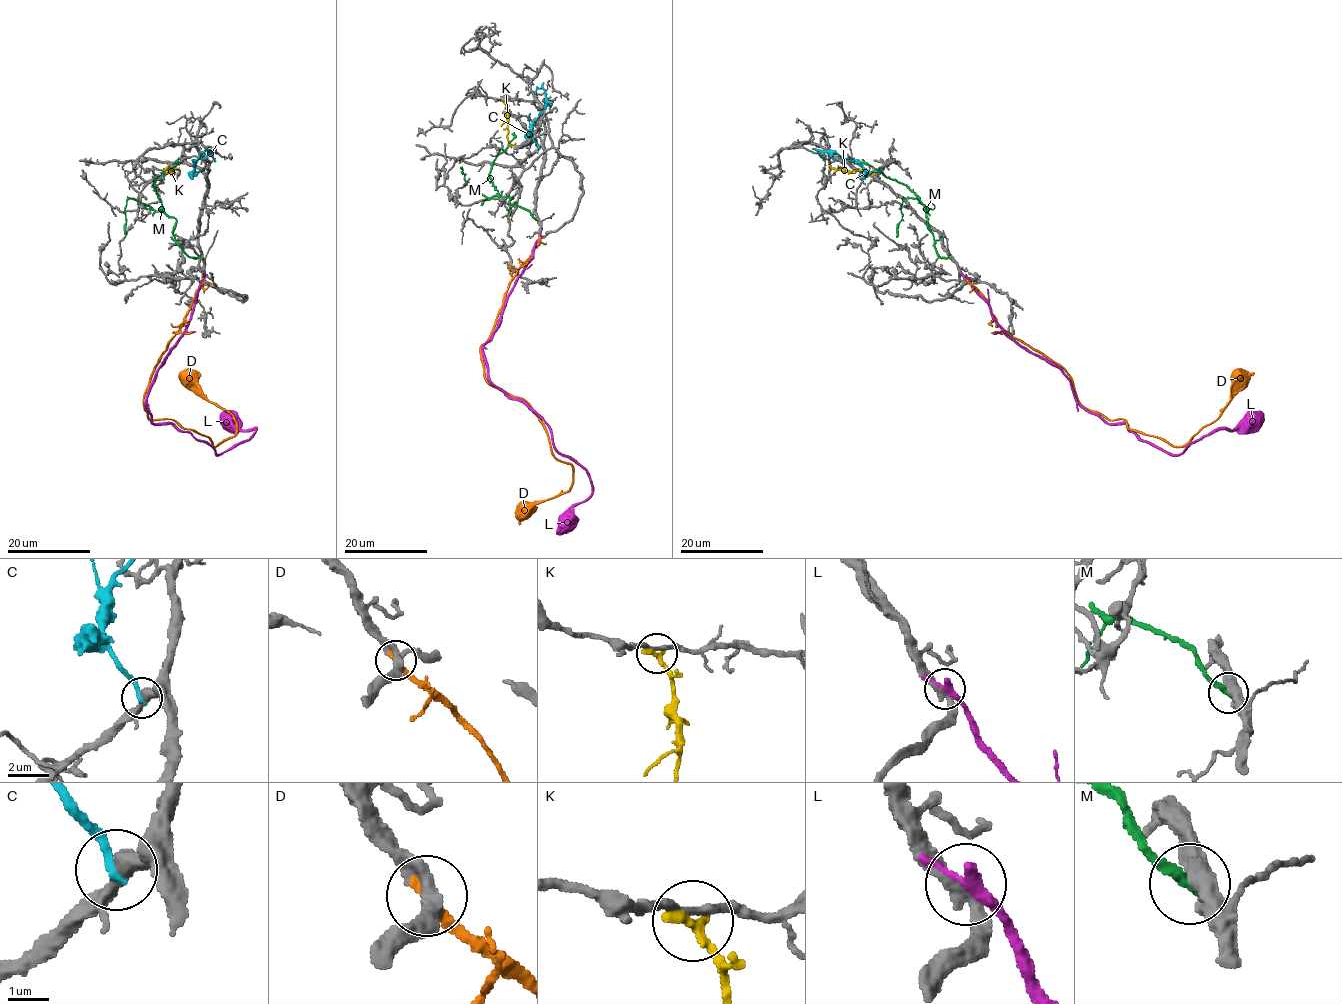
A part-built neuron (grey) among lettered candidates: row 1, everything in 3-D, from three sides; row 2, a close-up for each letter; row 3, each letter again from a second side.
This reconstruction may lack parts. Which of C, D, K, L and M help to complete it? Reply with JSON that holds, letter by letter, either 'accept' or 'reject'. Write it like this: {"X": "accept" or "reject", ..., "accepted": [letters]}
{"C": "reject", "D": "accept", "K": "reject", "L": "reject", "M": "reject", "accepted": ["D"]}

